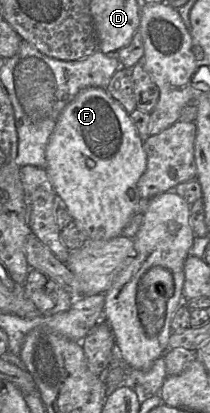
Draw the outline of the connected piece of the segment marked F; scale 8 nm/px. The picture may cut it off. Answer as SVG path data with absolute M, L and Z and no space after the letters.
M98 87L81 90L63 109L46 148L46 172L60 199L78 226L91 240L111 240L122 235L139 202L137 183L147 168L143 139L130 114L107 91Z

